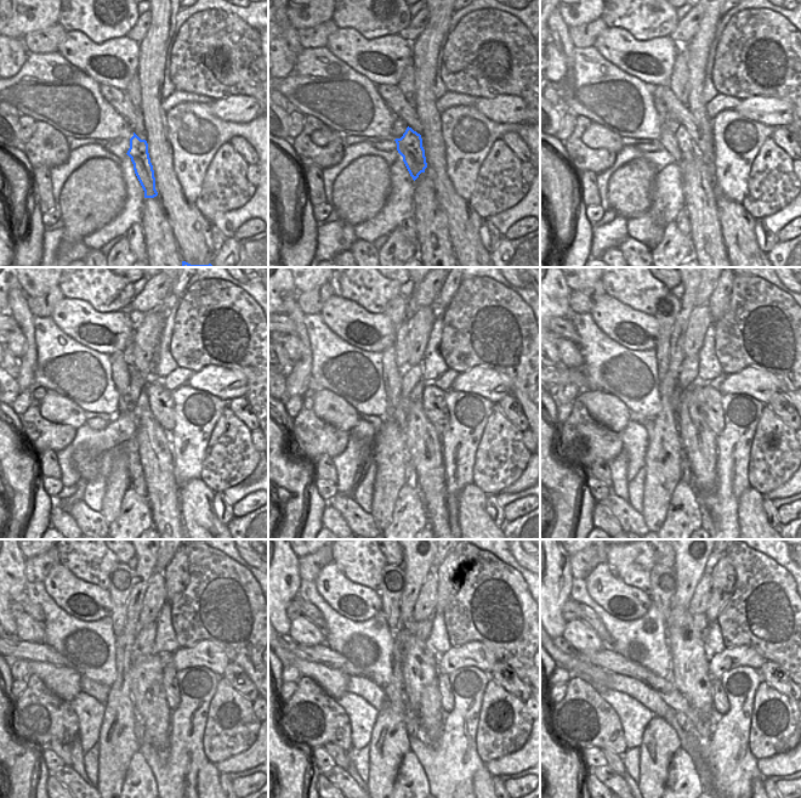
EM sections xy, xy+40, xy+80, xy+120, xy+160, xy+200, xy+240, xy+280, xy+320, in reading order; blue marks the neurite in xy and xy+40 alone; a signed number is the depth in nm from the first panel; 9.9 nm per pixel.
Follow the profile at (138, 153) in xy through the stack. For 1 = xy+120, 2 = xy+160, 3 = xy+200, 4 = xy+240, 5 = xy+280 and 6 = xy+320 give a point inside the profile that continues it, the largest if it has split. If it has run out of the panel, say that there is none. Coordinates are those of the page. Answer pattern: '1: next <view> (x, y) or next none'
1: next xy+120 (120, 373)
2: next xy+160 (392, 378)
3: next xy+200 (666, 310)
4: next xy+240 (123, 578)
5: next xy+280 (392, 577)
6: next xy+320 (663, 579)

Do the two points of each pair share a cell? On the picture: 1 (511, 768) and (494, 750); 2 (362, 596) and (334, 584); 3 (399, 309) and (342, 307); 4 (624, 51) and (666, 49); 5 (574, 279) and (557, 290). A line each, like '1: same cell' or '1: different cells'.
1: different cells
2: same cell
3: different cells
4: same cell
5: different cells

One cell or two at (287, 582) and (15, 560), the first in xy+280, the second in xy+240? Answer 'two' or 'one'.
one

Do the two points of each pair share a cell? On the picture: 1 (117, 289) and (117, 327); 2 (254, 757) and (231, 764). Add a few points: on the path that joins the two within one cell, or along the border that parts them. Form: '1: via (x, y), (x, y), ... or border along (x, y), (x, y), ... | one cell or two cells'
1: border along (89, 303), (97, 311), (121, 310) | two cells
2: via (248, 759), (237, 763) | one cell

